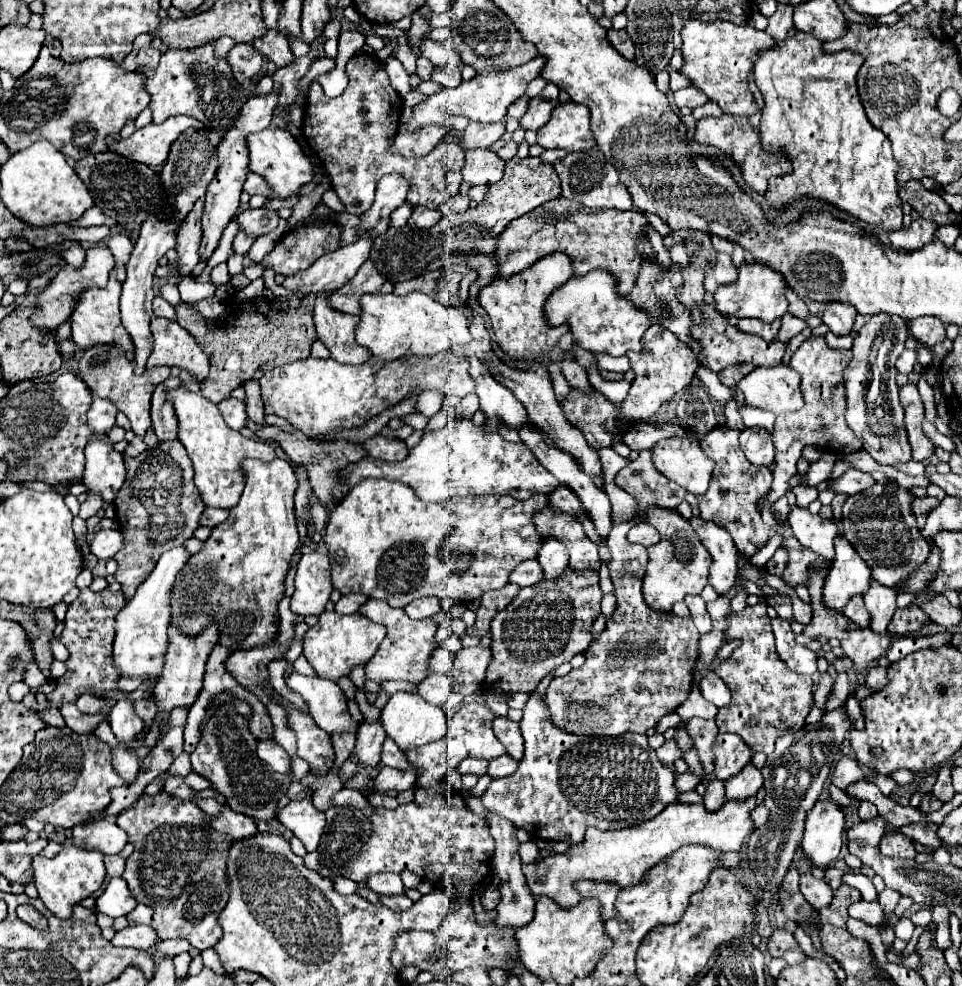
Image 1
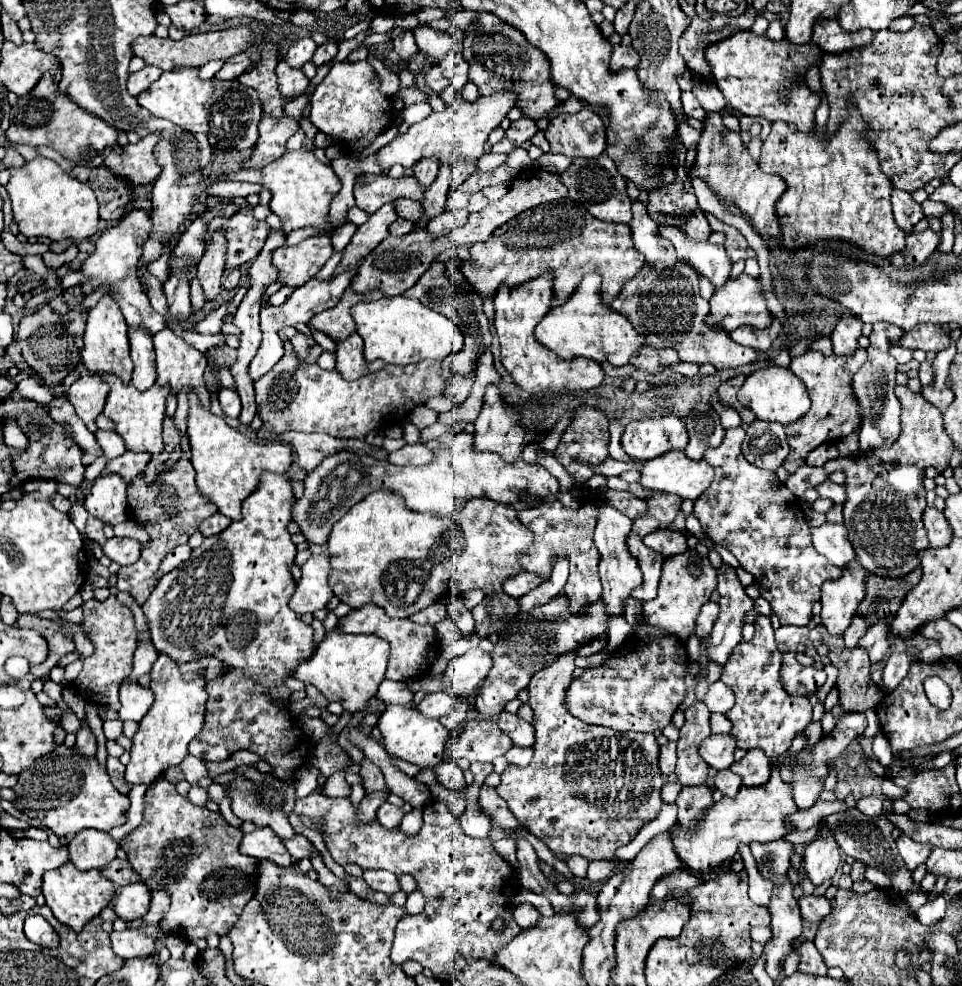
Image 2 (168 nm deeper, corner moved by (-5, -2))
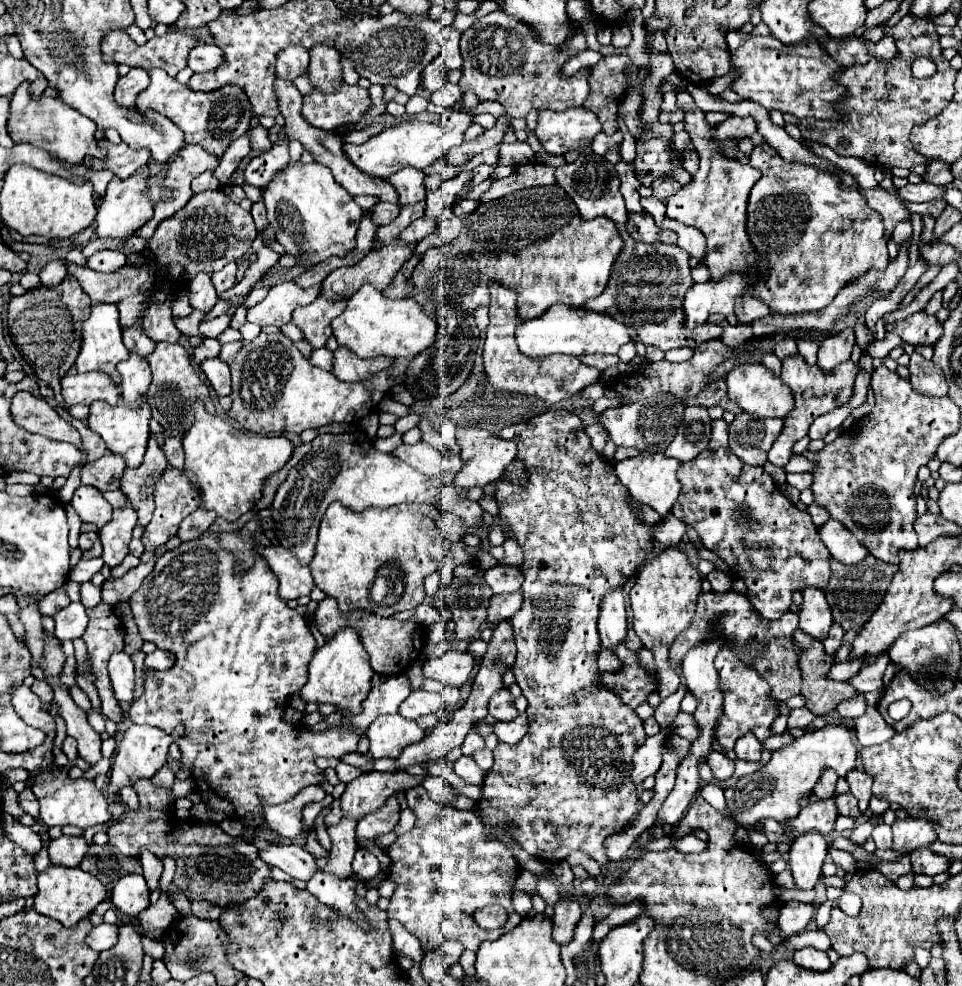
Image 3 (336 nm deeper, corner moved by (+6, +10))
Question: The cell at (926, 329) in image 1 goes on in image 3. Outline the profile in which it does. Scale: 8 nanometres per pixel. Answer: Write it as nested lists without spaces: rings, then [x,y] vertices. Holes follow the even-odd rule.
[[[925,310],[915,312],[915,314],[907,316],[905,320],[895,322],[895,324],[887,324],[885,330],[897,334],[903,342],[907,342],[911,346],[919,346],[919,344],[933,346],[943,332],[937,316],[931,316]]]

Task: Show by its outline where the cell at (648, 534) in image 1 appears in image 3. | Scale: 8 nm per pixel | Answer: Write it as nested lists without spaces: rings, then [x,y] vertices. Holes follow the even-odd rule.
[[[673,514],[665,516],[663,524],[655,526],[655,540],[661,542],[663,546],[677,546],[683,536],[687,534],[687,524],[683,524],[679,518],[675,518]]]

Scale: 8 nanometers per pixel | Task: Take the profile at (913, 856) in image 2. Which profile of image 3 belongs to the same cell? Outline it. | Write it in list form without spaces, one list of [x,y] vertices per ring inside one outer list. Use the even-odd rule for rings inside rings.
[[[905,818],[893,822],[893,848],[899,852],[915,850],[915,848],[927,848],[931,842],[937,840],[935,824],[925,818]]]

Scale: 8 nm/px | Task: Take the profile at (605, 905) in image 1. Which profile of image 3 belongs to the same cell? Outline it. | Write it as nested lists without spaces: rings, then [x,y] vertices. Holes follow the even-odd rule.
[[[561,900],[555,904],[555,916],[553,916],[553,940],[559,946],[565,946],[575,936],[575,926],[581,920],[581,906],[575,900]]]

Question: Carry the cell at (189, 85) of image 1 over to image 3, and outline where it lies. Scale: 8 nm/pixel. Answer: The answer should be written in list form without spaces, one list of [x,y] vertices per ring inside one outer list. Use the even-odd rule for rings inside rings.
[[[149,70],[149,76],[151,76],[151,84],[147,90],[139,94],[137,110],[141,112],[155,110],[165,118],[169,118],[175,126],[179,126],[185,132],[187,144],[199,144],[207,152],[215,156],[223,156],[229,144],[249,130],[251,104],[241,88],[223,86],[213,92],[193,92],[163,70]]]

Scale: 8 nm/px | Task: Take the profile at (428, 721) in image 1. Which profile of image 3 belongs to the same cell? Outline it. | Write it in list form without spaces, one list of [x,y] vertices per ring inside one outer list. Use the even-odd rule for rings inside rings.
[[[383,714],[369,724],[365,736],[369,738],[371,758],[379,760],[397,758],[405,746],[423,740],[425,732],[415,720],[407,720],[399,714]]]

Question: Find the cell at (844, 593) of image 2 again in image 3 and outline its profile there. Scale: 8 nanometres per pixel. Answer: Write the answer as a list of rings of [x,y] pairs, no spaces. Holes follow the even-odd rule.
[[[809,588],[803,592],[803,604],[799,608],[799,628],[813,636],[815,640],[823,642],[831,628],[831,610],[821,590]]]

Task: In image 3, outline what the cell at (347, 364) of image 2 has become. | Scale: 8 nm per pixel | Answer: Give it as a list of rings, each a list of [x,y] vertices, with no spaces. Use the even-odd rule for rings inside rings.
[[[339,346],[335,352],[335,368],[333,374],[343,380],[343,382],[359,382],[359,380],[367,380],[371,378],[375,372],[387,370],[393,364],[391,358],[369,358],[369,360],[361,360],[357,358],[349,348]]]

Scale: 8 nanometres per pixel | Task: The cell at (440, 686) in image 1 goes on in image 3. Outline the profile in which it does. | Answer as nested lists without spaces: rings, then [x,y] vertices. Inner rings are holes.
[[[417,690],[417,692],[411,692],[411,694],[407,696],[407,700],[403,700],[403,704],[399,706],[399,714],[401,714],[403,718],[417,720],[419,716],[437,712],[437,710],[441,708],[441,704],[443,704],[441,694]]]

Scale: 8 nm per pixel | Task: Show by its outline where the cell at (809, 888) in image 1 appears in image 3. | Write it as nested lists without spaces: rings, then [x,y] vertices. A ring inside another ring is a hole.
[[[787,904],[781,908],[779,920],[777,920],[777,928],[779,928],[779,936],[781,942],[785,942],[789,936],[795,936],[799,932],[803,932],[809,924],[809,920],[813,918],[813,906],[807,904]]]

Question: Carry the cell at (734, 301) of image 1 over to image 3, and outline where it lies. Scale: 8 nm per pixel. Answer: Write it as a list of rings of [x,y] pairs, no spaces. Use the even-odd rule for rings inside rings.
[[[739,272],[727,274],[721,282],[703,282],[693,284],[685,298],[683,298],[683,314],[685,314],[685,328],[691,330],[699,324],[705,324],[705,320],[711,314],[723,314],[729,324],[735,324],[735,298],[745,290],[745,278],[739,276]]]

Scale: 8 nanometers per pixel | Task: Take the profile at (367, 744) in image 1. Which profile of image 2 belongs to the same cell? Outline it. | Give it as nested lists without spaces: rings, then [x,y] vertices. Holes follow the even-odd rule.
[[[362,760],[360,764],[360,776],[364,780],[364,788],[366,792],[374,792],[374,790],[384,790],[384,776],[382,772],[378,770],[378,766],[372,764],[372,760]]]

